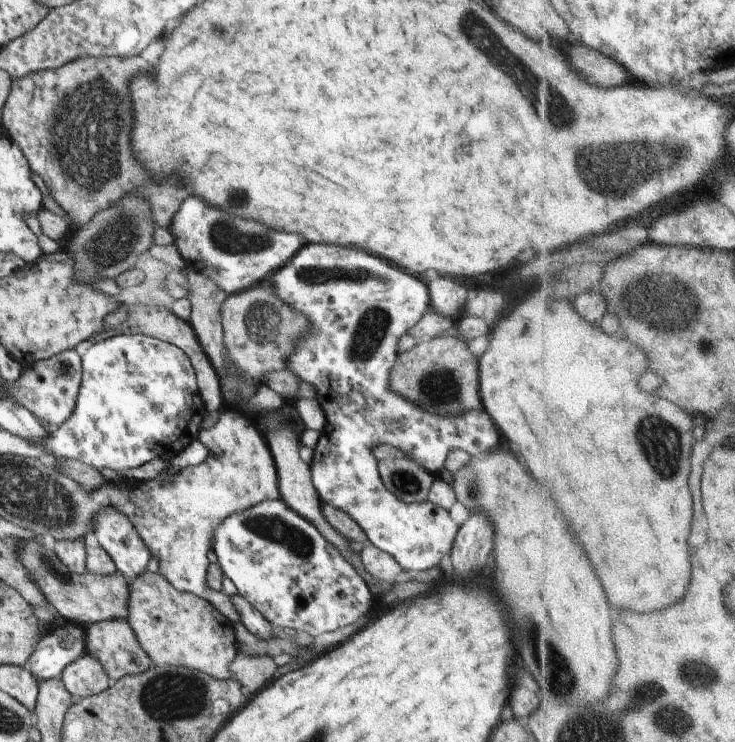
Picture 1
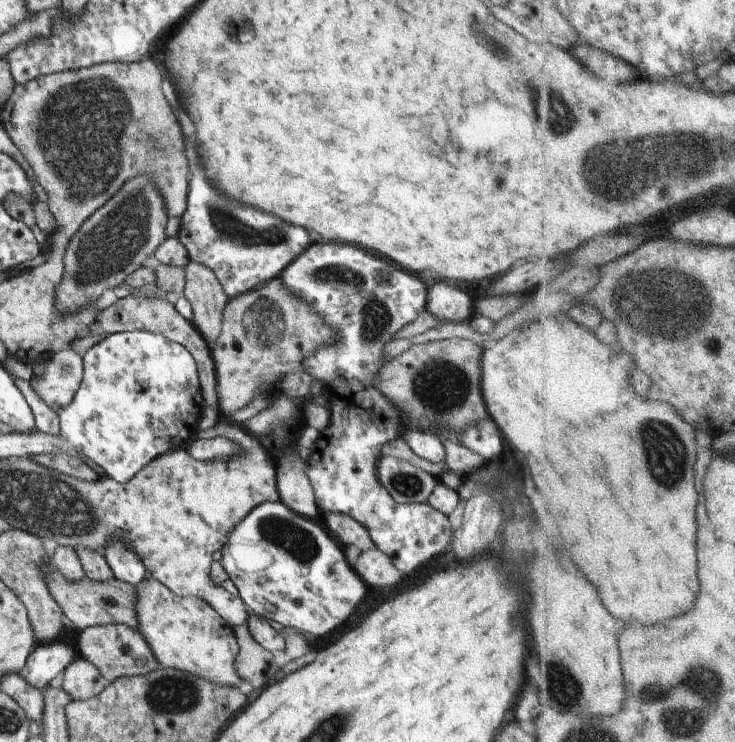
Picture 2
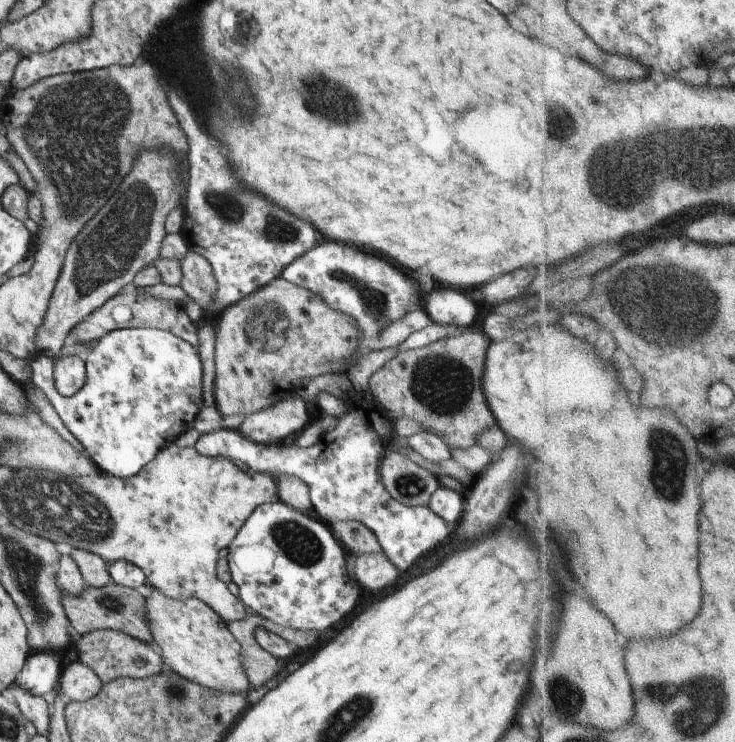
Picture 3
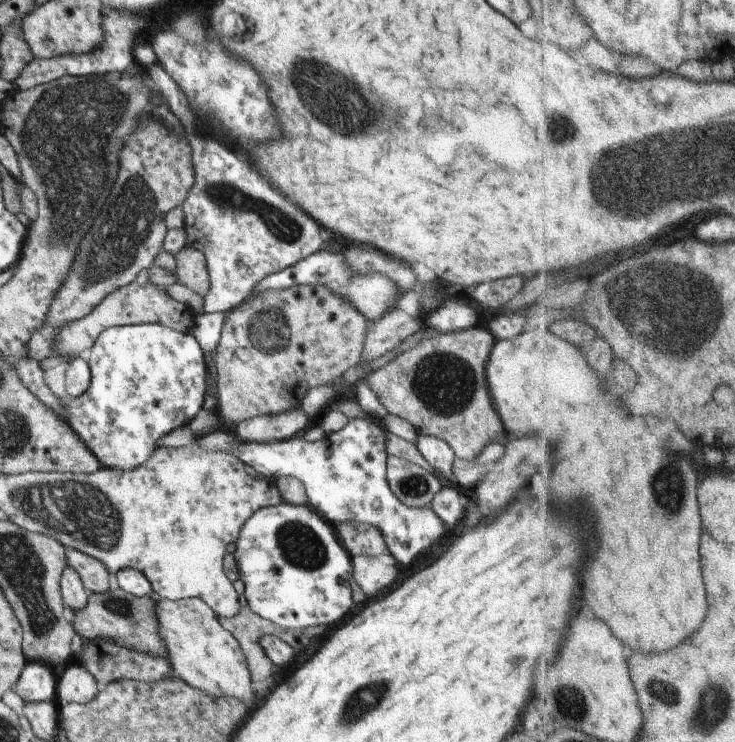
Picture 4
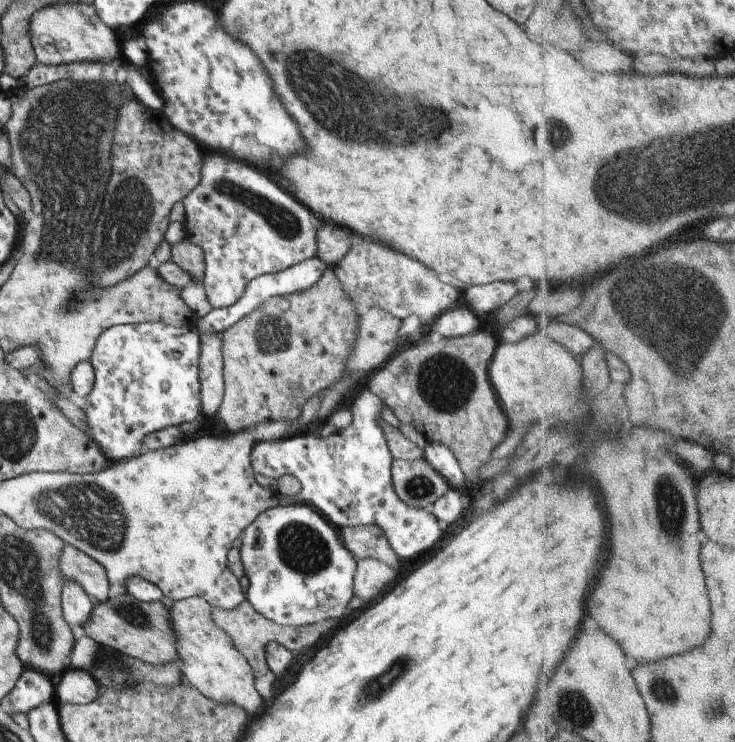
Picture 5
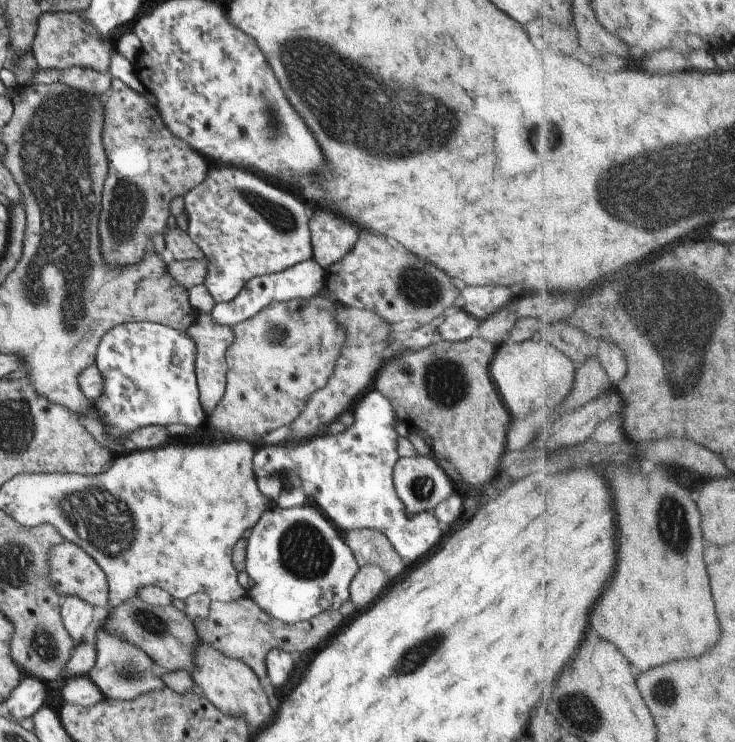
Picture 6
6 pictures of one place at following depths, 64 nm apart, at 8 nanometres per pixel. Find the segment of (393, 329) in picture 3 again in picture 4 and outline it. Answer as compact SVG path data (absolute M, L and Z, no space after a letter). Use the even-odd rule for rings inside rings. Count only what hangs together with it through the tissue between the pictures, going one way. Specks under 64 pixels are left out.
M403 308L388 311L377 321L367 321L369 329L363 344L361 359L374 362L386 352L398 346L408 336L422 329L421 317L413 317Z

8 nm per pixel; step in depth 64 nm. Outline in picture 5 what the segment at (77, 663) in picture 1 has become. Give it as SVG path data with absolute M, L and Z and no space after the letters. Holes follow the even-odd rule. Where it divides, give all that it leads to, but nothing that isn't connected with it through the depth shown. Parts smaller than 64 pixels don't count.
M68 668L55 688L55 702L85 705L96 700L101 690L91 672Z

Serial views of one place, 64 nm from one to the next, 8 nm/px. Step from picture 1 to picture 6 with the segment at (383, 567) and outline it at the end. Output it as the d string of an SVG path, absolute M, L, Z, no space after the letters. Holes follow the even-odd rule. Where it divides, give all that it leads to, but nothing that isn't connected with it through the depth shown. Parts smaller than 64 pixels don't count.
M370 563L359 567L349 588L350 600L356 605L356 610L370 606L384 592L388 582L390 578L381 566Z

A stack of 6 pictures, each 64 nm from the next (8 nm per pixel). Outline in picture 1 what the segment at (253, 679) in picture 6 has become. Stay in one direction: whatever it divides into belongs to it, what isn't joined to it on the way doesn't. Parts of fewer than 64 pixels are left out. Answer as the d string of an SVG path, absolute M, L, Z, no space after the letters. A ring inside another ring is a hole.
M146 568L128 582L127 621L154 665L186 667L218 680L232 679L229 664L236 658L237 642L231 620L210 601L174 588L158 571Z

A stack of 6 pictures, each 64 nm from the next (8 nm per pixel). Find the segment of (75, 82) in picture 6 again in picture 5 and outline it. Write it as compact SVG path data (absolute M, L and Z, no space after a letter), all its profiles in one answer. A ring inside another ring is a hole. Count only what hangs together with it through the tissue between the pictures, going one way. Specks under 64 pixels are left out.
M122 28L114 29L113 35L115 41L119 44L118 57L114 57L113 61L76 61L56 66L36 62L23 77L17 79L18 86L31 89L62 79L68 79L76 83L80 82L80 84L88 84L94 81L102 85L118 82L119 69L123 65L123 60L126 60L122 52L122 44L127 37L126 30Z

